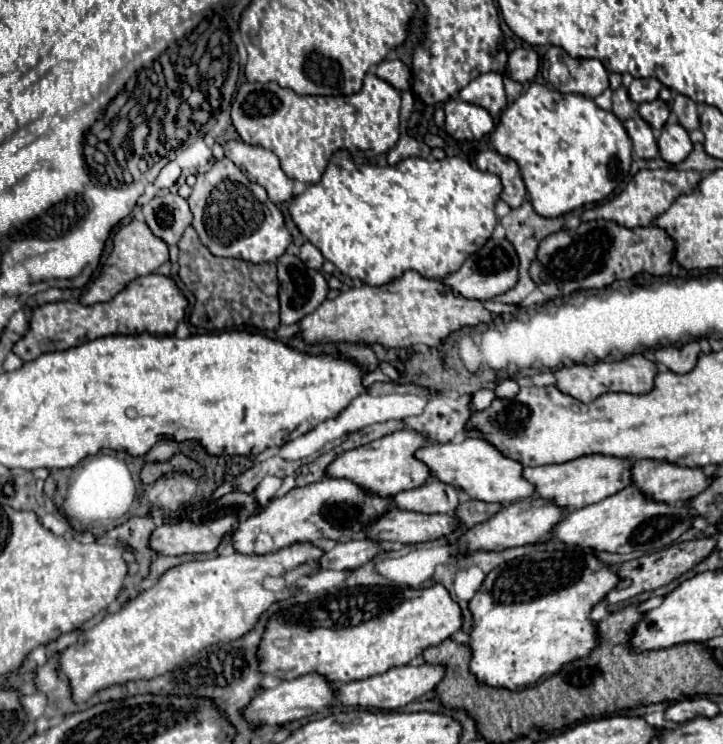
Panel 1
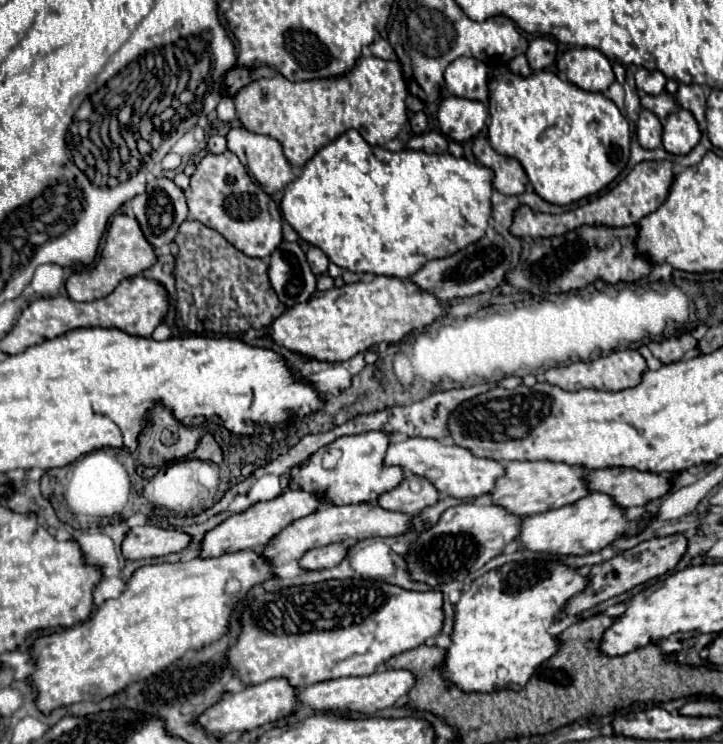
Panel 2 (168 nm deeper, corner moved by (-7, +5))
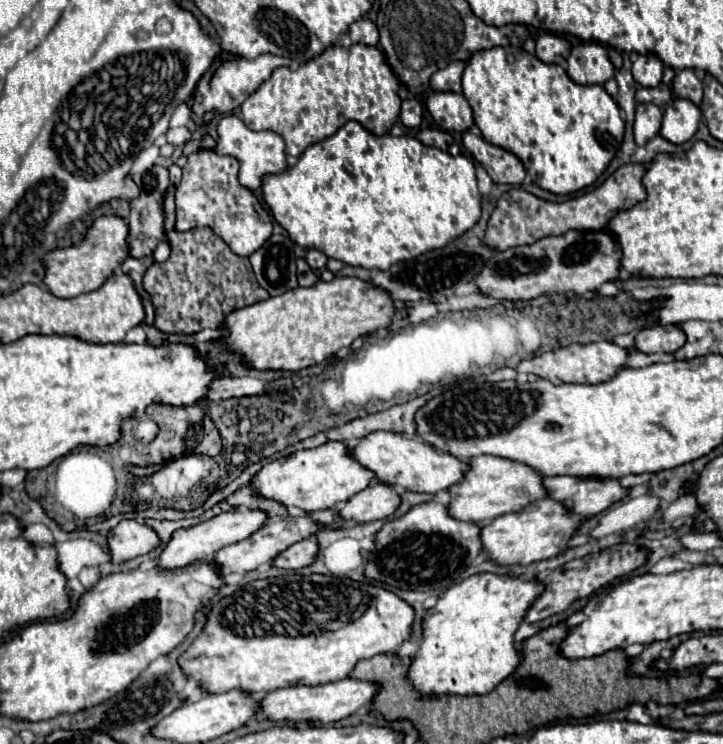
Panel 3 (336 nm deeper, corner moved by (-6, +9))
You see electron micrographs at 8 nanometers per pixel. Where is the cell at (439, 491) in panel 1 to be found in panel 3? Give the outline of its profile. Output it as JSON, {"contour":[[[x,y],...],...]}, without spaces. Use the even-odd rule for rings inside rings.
{"contour":[[[370,484],[366,490],[352,496],[340,510],[340,516],[348,522],[374,522],[388,518],[400,506],[400,494],[390,484]]]}

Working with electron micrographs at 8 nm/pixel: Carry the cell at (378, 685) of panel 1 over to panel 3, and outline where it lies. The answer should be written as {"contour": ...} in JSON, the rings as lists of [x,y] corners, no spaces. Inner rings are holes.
{"contour":[[[344,678],[338,682],[328,682],[328,684],[318,684],[318,686],[300,684],[300,686],[290,686],[290,688],[278,688],[266,694],[260,700],[258,712],[266,714],[270,720],[276,720],[276,722],[308,720],[308,722],[318,722],[318,724],[330,724],[330,722],[348,718],[362,706],[370,706],[376,694],[378,694],[378,684],[368,682],[368,680],[354,680],[354,678]]]}

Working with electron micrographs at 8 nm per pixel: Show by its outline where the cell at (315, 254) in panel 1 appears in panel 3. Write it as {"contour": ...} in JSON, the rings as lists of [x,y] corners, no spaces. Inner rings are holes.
{"contour":[[[310,248],[308,254],[306,254],[306,262],[312,270],[324,270],[326,268],[326,262],[328,262],[328,256],[316,248]]]}

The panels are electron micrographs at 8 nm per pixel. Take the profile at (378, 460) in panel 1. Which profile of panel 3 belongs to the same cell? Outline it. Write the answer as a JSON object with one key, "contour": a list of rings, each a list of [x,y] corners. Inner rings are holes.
{"contour":[[[326,442],[312,450],[298,450],[290,456],[272,460],[252,480],[252,486],[264,496],[282,502],[284,506],[296,506],[304,512],[316,512],[332,508],[338,502],[350,500],[350,496],[368,488],[374,480],[374,472],[362,468],[354,456],[346,456],[348,444]]]}

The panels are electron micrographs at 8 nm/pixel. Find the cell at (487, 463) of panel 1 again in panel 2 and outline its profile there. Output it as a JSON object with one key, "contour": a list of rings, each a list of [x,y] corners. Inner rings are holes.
{"contour":[[[412,437],[403,442],[393,442],[387,448],[385,466],[401,466],[403,472],[411,472],[417,476],[427,478],[441,494],[469,500],[481,494],[489,494],[491,488],[495,488],[495,480],[503,476],[503,466],[495,460],[487,458],[477,458],[471,456],[465,448],[459,448],[455,444],[441,444],[432,438]]]}

